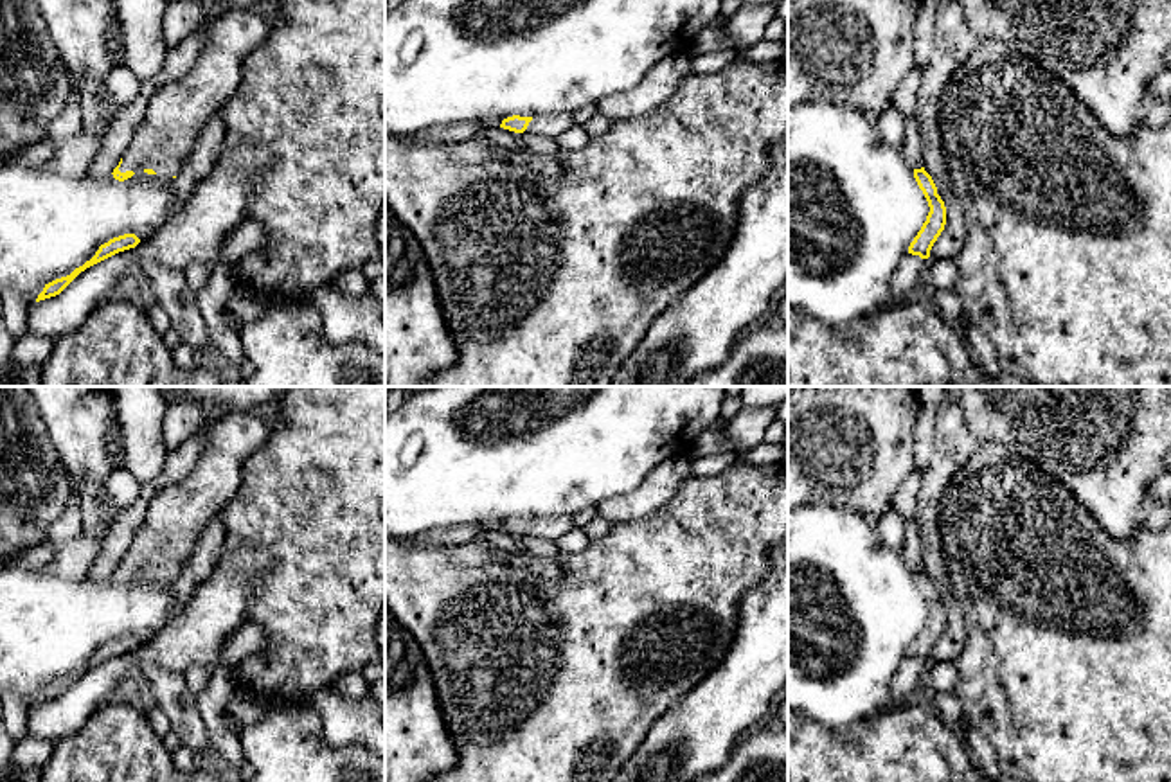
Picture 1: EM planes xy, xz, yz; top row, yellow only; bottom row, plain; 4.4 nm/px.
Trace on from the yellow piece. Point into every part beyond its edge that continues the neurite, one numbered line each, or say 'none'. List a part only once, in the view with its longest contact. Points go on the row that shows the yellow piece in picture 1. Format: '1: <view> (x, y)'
1: xy (177, 112)

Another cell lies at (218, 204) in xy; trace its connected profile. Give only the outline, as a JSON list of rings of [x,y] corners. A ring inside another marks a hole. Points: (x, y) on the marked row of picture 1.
[[[254,140],[225,146],[212,173],[196,183],[183,212],[135,248],[119,252],[81,271],[59,295],[27,309],[27,331],[59,340],[79,329],[108,293],[142,262],[156,262],[185,275],[194,262],[221,262],[228,234],[250,218],[252,182],[273,162],[268,146]]]

